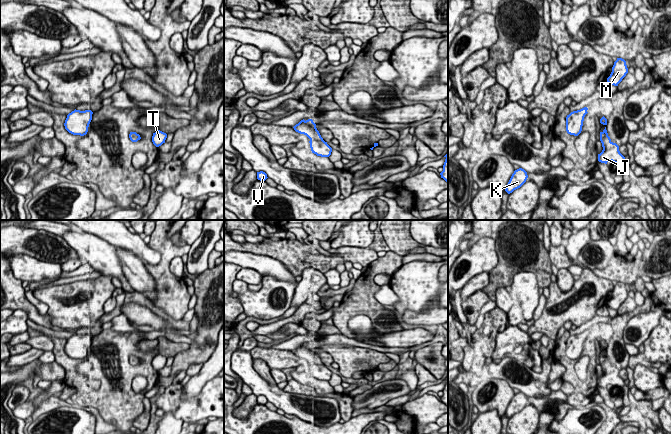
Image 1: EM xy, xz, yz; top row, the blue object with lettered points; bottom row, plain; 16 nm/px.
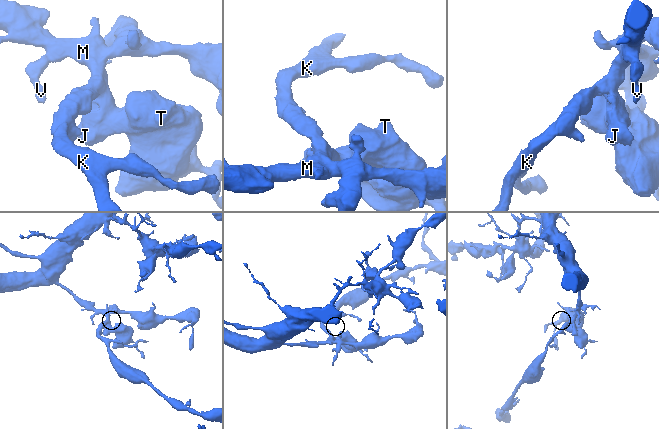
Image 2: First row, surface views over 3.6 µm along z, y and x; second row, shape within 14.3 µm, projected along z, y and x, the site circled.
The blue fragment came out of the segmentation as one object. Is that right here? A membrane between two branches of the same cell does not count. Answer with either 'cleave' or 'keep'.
keep

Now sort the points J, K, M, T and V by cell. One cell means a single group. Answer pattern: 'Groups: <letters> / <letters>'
Groups: J K M T V

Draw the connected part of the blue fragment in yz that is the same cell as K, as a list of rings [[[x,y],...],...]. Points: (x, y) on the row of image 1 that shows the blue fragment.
[[[519,168],[515,170],[506,186],[505,191],[508,194],[512,193],[514,190],[520,188],[526,182],[527,178],[527,172],[524,169]]]

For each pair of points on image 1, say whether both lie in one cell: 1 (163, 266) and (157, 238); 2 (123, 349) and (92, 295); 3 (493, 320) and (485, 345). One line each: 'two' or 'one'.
1: one
2: two
3: one

